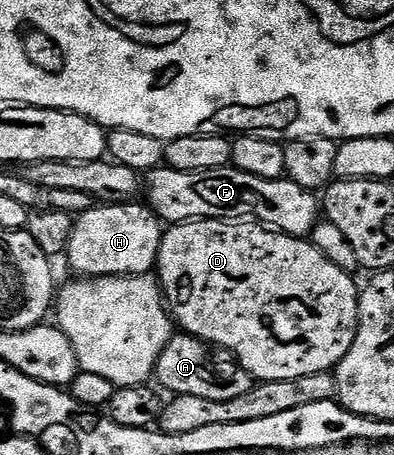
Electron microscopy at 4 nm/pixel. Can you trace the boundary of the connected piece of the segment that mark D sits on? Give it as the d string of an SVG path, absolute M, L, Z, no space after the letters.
M195 219L191 223L176 223L168 226L163 233L157 278L163 289L163 297L170 311L172 320L184 335L192 335L205 340L208 345L224 351L230 351L251 375L252 380L268 383L269 381L293 381L293 377L309 377L309 373L331 371L349 353L349 345L353 345L353 337L359 324L360 288L348 272L342 271L333 261L329 261L310 241L303 237L284 235L266 225L255 221L228 221L226 219Z

